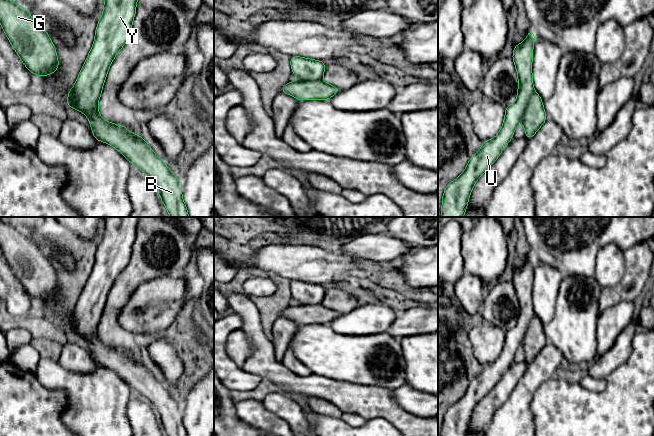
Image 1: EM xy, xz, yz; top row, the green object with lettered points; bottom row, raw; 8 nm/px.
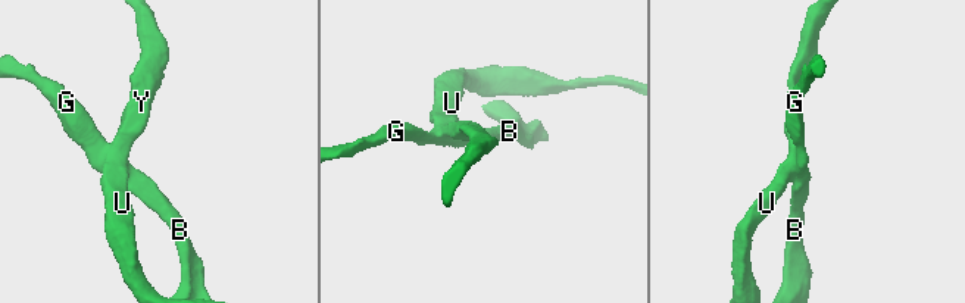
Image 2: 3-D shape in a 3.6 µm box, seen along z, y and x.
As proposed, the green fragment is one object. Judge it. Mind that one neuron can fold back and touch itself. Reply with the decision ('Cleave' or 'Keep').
Cleave

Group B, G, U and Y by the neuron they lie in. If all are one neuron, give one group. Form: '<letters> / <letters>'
B G / U Y

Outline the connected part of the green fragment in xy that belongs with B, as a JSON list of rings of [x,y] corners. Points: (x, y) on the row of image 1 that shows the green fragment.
[[[98,107],[82,112],[89,119],[93,137],[116,148],[131,164],[140,168],[155,185],[161,201],[171,217],[189,217],[182,198],[183,183],[170,171],[139,135],[130,133],[124,125],[105,121]]]

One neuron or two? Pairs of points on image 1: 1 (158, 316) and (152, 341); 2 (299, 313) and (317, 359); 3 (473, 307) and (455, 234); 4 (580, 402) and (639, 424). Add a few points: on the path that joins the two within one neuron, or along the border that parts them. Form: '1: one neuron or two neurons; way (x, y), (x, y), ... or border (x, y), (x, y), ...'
1: two neurons; border (159, 331), (144, 333), (136, 337)
2: two neurons; border (327, 324), (300, 325)
3: two neurons; border (461, 241), (463, 273), (453, 284)
4: one neuron; way (595, 417), (602, 424), (624, 424)

